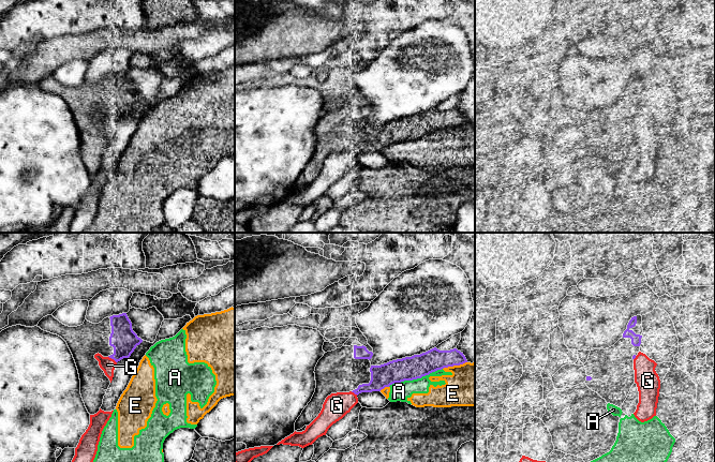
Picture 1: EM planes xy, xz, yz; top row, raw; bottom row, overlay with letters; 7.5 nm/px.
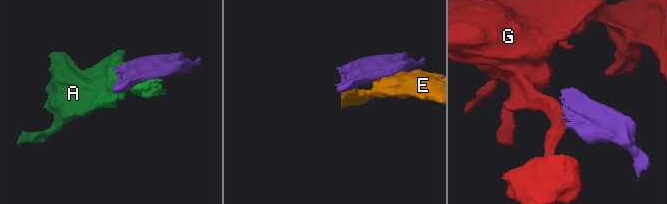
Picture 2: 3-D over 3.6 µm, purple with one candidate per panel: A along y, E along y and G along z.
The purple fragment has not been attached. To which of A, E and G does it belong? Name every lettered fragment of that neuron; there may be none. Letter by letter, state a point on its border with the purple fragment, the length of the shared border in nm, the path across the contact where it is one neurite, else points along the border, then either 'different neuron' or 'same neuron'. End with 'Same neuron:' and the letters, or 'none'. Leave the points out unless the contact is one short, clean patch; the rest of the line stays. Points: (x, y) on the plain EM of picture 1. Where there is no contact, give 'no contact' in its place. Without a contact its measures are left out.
A: meets purple in xz at (415, 138); contact 440 nm long; different neuron
E: meets purple in xz at (455, 124); contact 190 nm long; different neuron
G: meets purple in xy at (113, 118); contact 80 nm long; different neuron
Same neuron: none

